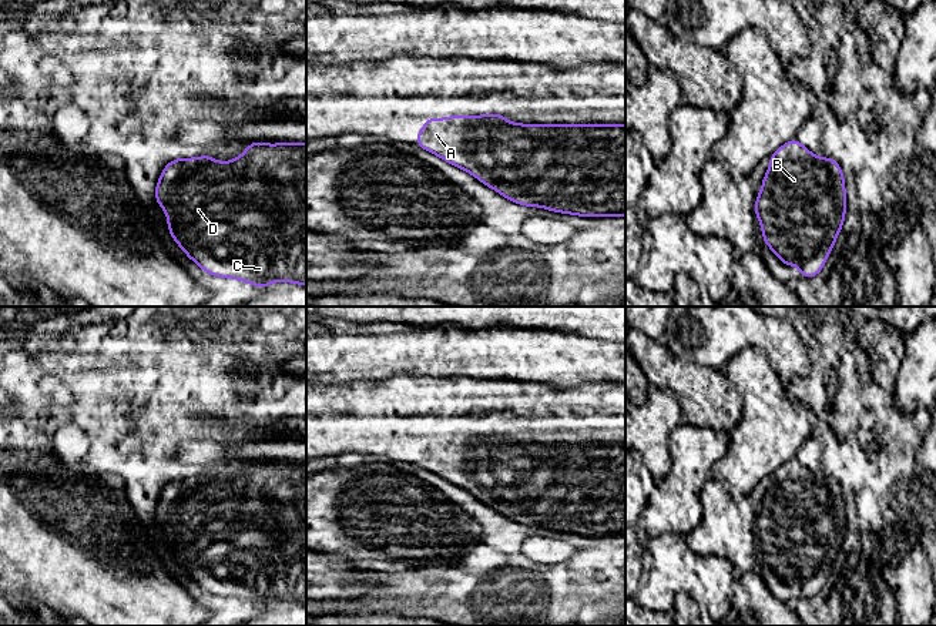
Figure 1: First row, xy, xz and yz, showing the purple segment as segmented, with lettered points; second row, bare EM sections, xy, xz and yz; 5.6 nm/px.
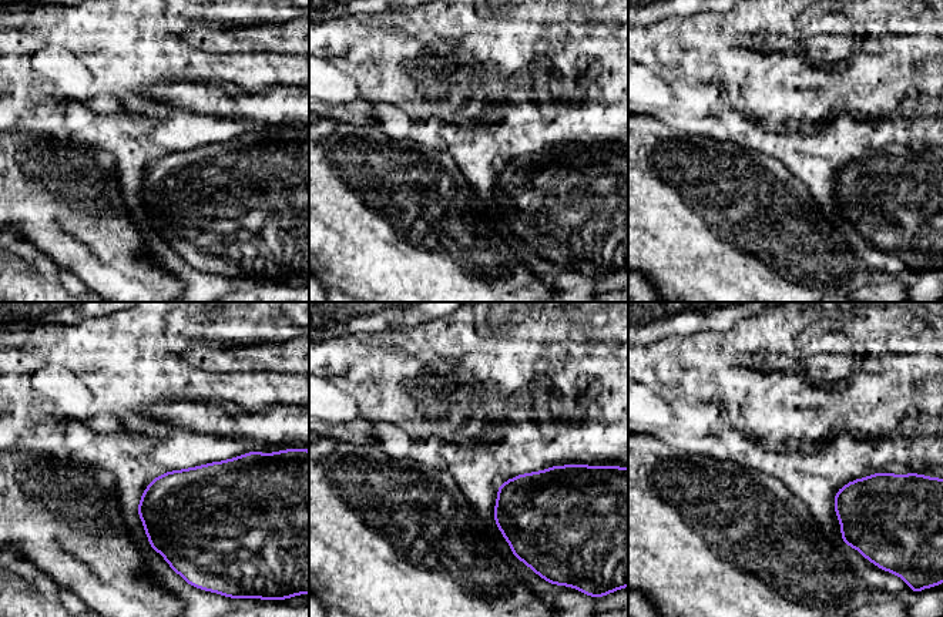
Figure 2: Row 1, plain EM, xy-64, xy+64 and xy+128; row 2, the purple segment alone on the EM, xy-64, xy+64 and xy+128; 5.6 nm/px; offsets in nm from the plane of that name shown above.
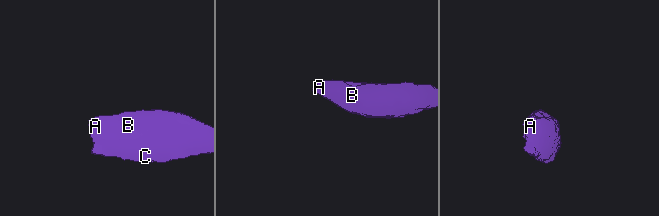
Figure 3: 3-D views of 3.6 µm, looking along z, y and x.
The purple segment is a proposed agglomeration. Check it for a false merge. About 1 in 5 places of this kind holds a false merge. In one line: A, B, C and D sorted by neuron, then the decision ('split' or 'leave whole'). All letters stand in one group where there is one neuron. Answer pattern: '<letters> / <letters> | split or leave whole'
A B C D | leave whole

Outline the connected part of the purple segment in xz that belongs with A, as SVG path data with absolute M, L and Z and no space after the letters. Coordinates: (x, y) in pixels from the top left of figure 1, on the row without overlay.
M456 433L447 438L427 436L426 443L417 451L417 466L433 472L435 475L446 479L449 483L467 491L479 501L489 505L507 519L526 526L543 526L554 532L566 532L570 535L583 536L621 536L625 535L625 443L519 443L507 442L506 433L494 435L460 435Z

